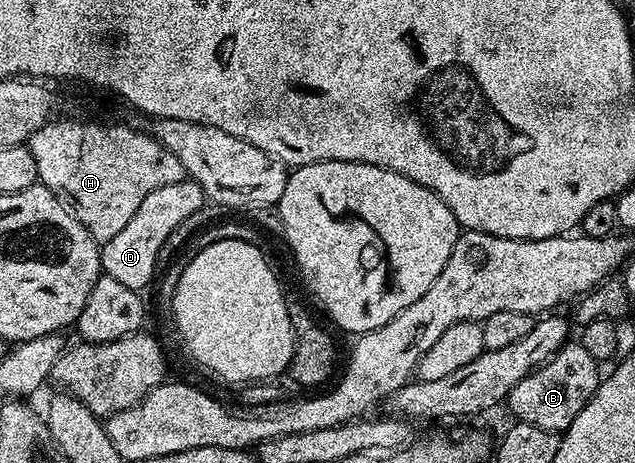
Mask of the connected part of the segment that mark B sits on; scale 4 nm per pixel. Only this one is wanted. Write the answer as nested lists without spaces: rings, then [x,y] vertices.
[[[568,341],[563,348],[547,363],[543,363],[535,371],[531,371],[507,394],[505,407],[515,414],[520,423],[537,425],[546,431],[562,433],[569,425],[573,425],[573,417],[585,409],[585,405],[599,388],[600,360],[589,357],[578,341]]]

